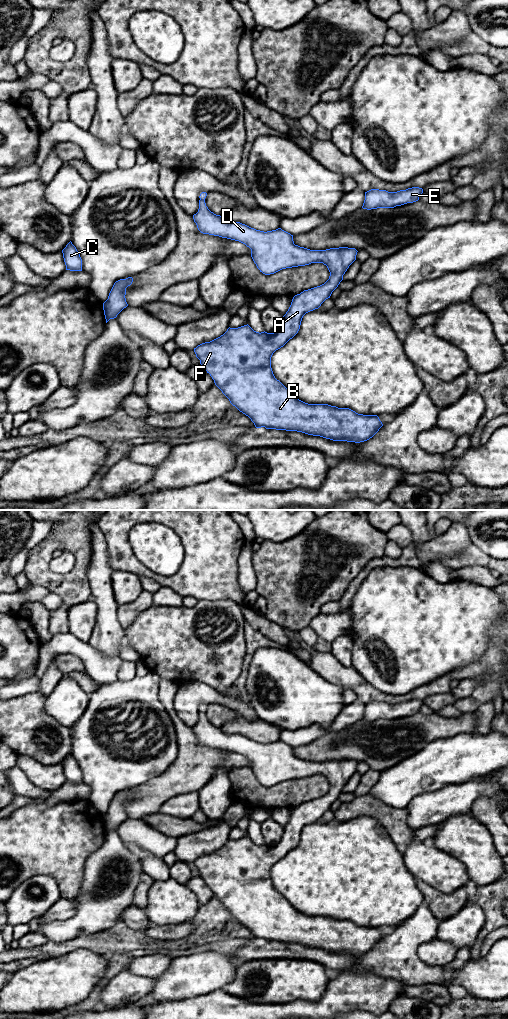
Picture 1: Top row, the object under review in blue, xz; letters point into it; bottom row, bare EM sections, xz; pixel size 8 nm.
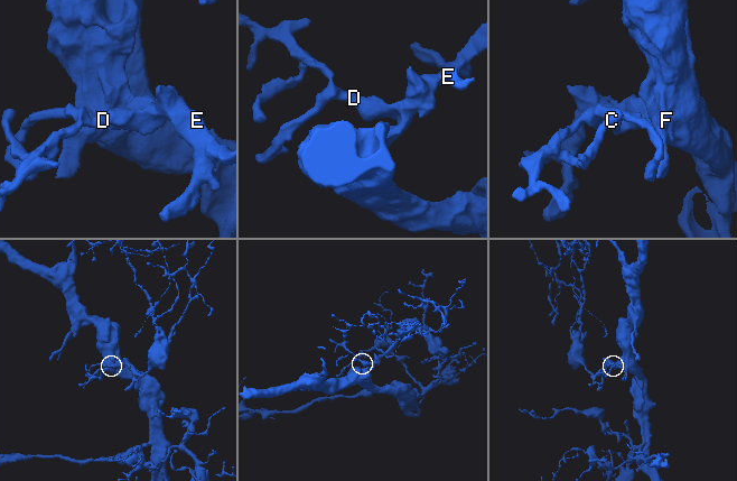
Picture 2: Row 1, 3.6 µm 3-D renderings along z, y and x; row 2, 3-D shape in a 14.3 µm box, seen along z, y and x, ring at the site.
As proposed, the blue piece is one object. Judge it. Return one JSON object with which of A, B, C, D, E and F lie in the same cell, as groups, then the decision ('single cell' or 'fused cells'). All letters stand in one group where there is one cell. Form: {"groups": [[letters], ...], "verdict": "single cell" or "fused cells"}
{"groups": [["A", "B", "C", "D", "E", "F"]], "verdict": "single cell"}

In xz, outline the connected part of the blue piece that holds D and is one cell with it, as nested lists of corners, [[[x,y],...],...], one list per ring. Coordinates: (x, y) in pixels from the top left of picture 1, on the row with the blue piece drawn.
[[[206,192],[199,196],[199,209],[193,215],[198,230],[209,234],[239,241],[251,249],[251,257],[257,268],[265,275],[282,269],[323,263],[330,276],[322,285],[304,290],[293,297],[291,305],[283,316],[282,326],[274,333],[256,332],[248,324],[228,328],[220,337],[194,348],[196,357],[214,380],[215,385],[240,412],[248,416],[256,428],[297,431],[320,436],[333,441],[360,443],[372,438],[383,426],[377,415],[358,414],[349,408],[338,408],[328,404],[308,404],[296,398],[273,374],[271,357],[299,331],[303,316],[330,298],[332,292],[343,280],[343,275],[356,260],[355,248],[339,247],[326,250],[310,250],[294,244],[293,235],[278,228],[260,231],[240,222],[225,222],[220,215],[211,212],[205,203]]]

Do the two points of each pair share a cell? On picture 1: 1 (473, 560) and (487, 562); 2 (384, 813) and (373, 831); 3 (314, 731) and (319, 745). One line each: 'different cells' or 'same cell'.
1: same cell
2: different cells
3: different cells

